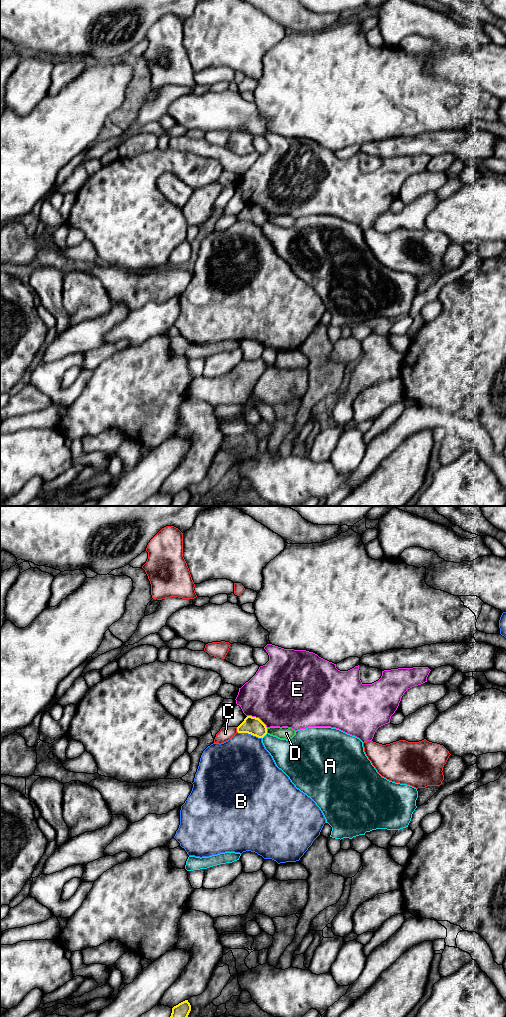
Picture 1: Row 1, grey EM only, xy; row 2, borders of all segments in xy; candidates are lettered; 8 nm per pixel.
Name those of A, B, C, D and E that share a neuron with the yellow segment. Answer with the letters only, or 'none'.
none

